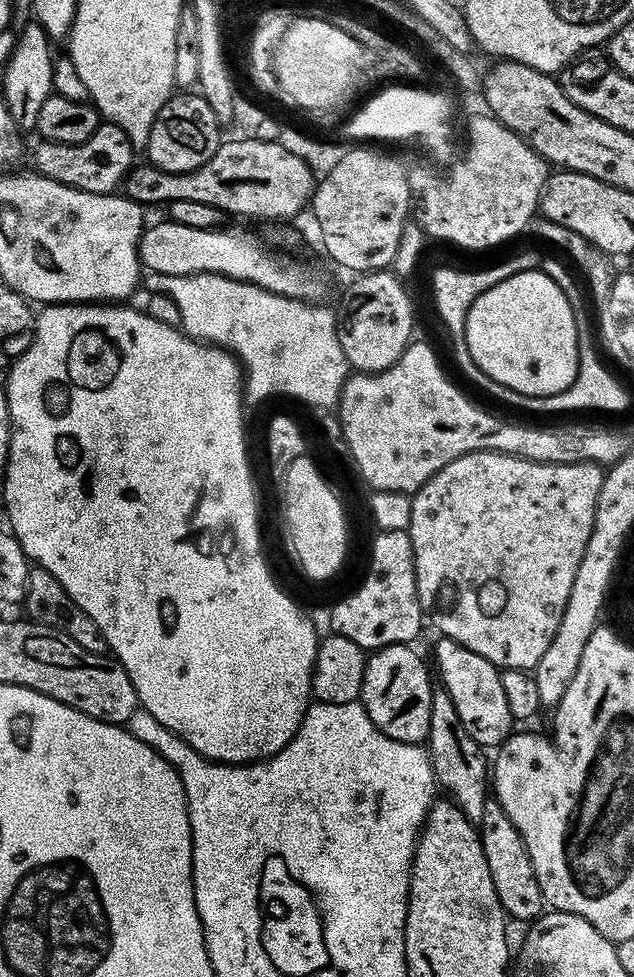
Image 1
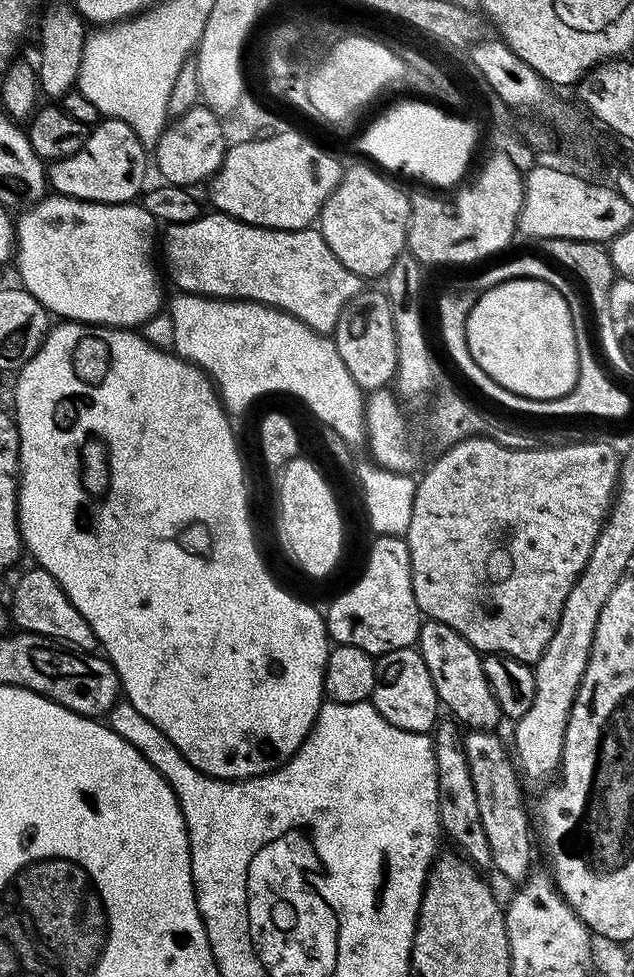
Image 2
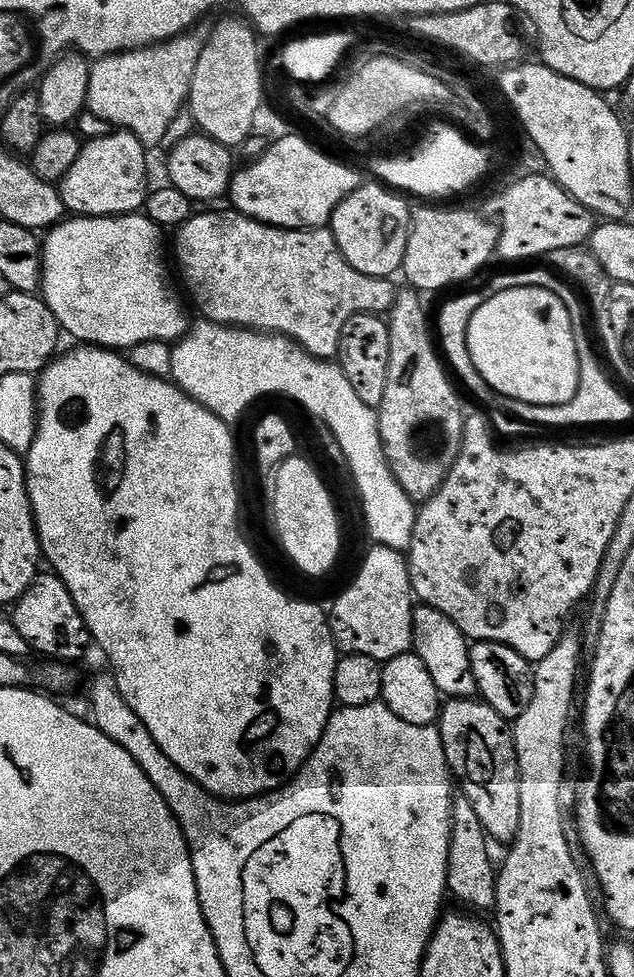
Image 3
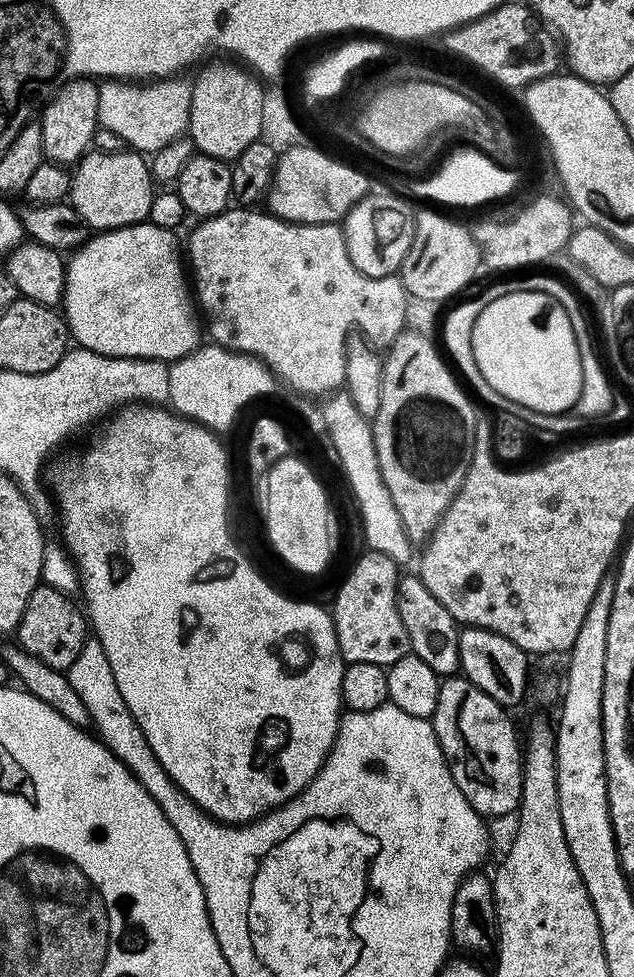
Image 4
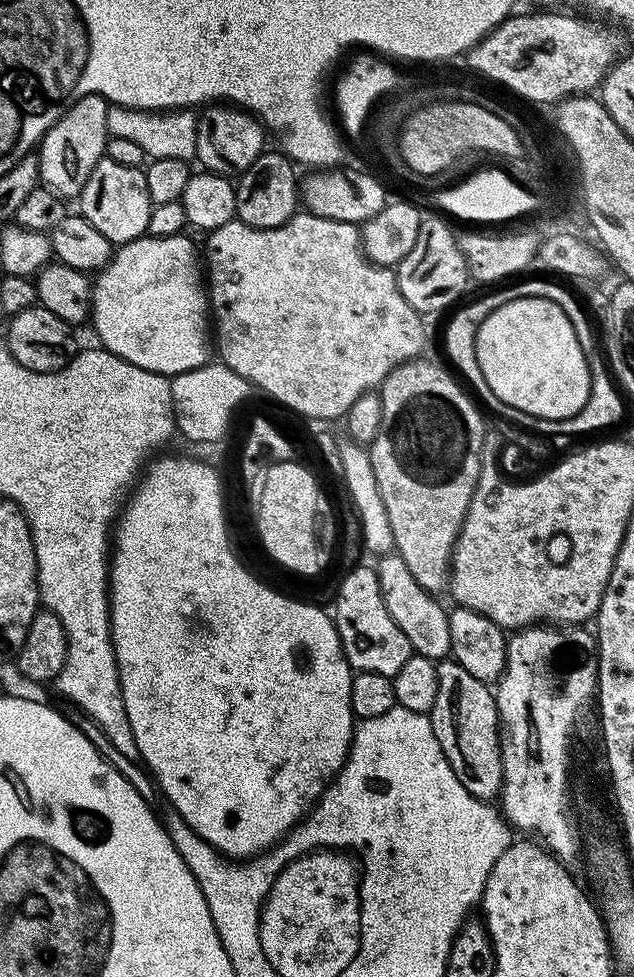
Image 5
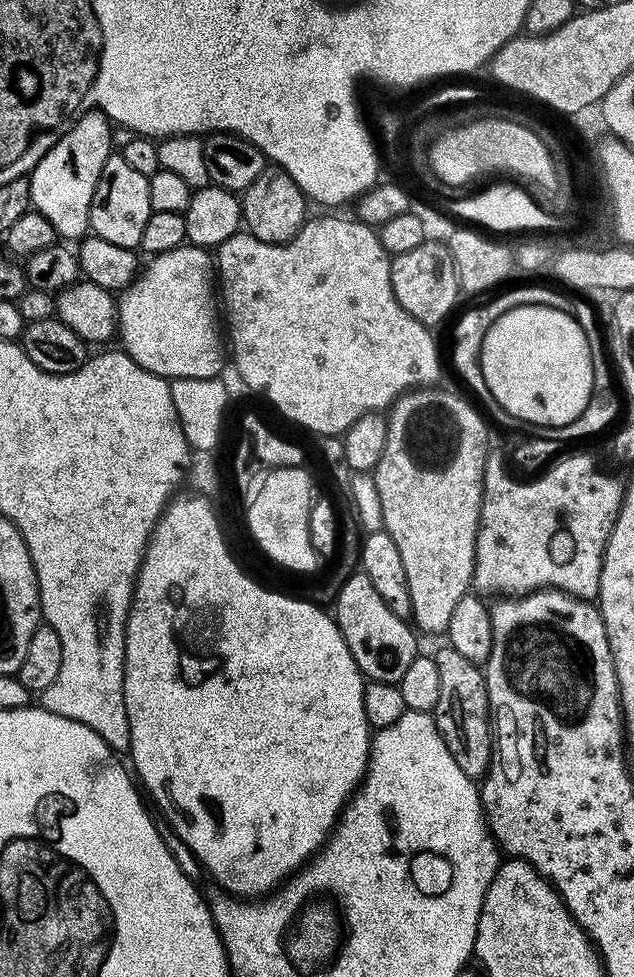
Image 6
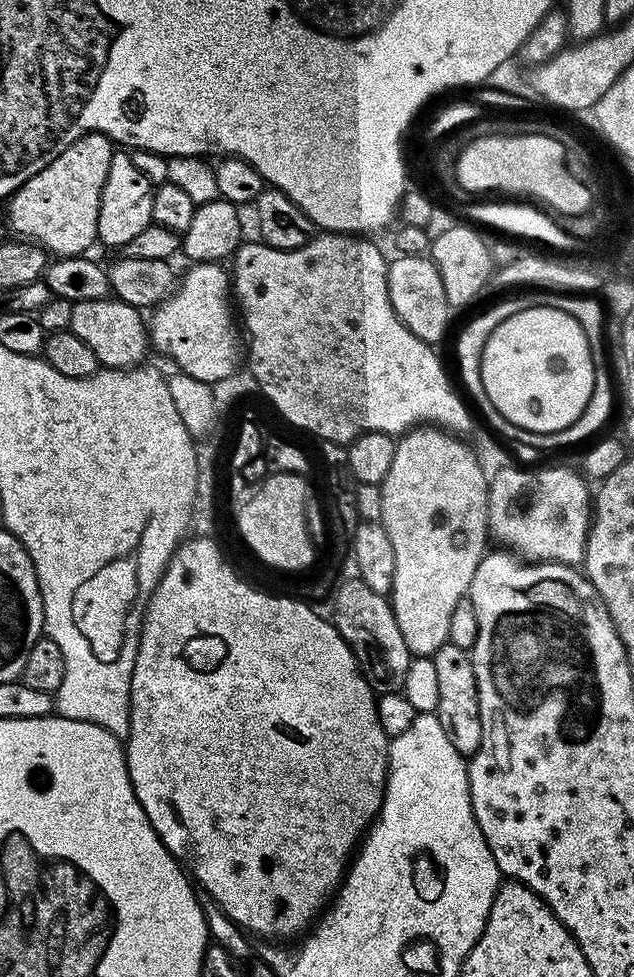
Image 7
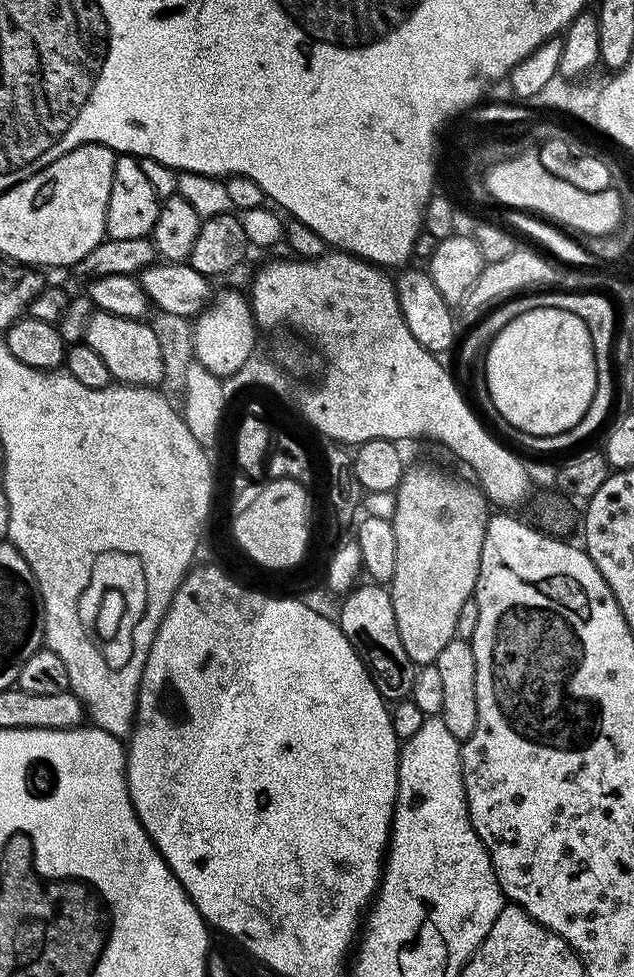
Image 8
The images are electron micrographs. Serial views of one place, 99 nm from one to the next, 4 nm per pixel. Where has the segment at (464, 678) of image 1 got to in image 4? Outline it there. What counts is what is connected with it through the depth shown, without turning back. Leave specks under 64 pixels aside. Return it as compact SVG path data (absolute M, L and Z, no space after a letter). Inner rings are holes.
M416 574L401 575L400 582L396 585L396 601L398 614L402 614L402 626L406 626L411 655L422 658L422 662L426 662L426 666L430 666L430 670L434 670L436 676L447 678L457 675L461 671L459 660L461 629L450 614L450 610L446 610L446 606L442 606L442 602L438 602L438 598L430 594L430 590L426 590L426 586Z

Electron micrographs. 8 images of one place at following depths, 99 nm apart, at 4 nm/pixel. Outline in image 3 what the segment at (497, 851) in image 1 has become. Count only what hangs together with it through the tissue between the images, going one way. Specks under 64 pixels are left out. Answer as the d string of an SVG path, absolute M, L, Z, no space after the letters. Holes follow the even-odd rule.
M458 696L441 703L438 727L449 773L454 777L459 791L474 806L474 814L478 814L478 822L482 822L485 834L493 841L511 842L518 830L518 762L509 721L484 699Z

